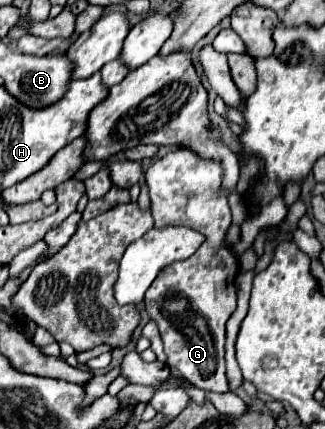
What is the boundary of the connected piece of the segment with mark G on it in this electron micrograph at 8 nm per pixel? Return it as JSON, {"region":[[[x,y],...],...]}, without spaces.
{"region":[[[176,149],[172,153],[166,153],[160,161],[148,167],[146,171],[146,185],[152,199],[152,217],[154,227],[168,227],[168,225],[184,225],[198,233],[202,233],[206,239],[200,245],[200,249],[184,259],[166,265],[150,289],[144,295],[144,309],[152,321],[156,321],[160,329],[160,337],[164,341],[164,353],[168,357],[166,365],[176,367],[192,385],[198,389],[210,389],[224,393],[228,391],[228,379],[224,373],[224,325],[228,317],[236,309],[236,275],[240,271],[238,257],[232,253],[230,245],[226,243],[228,229],[232,225],[232,211],[226,201],[226,197],[220,195],[222,189],[222,163],[216,159],[200,159],[198,153],[192,153],[190,149]]]}

